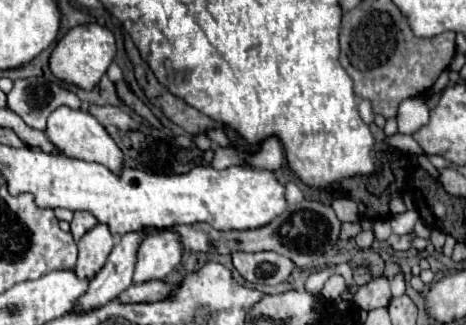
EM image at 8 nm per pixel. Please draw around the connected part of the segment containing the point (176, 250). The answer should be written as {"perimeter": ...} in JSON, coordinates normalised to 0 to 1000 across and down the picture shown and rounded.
{"perimeter":[[[337,708],[320,720],[294,775],[294,818],[285,868],[303,874],[315,862],[350,862],[393,800],[388,726],[371,708]]]}

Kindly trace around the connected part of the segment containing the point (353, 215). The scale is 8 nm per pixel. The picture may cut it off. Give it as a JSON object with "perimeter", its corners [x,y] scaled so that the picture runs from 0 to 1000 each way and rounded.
{"perimeter":[[[719,609],[715,628],[710,628],[719,646],[723,646],[723,665],[736,677],[736,683],[758,683],[766,677],[766,634],[753,609]]]}

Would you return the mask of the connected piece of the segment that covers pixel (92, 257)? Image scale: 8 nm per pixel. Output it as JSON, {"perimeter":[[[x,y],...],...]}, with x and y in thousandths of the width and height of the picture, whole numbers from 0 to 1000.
{"perimeter":[[[208,689],[170,738],[165,757],[170,800],[161,818],[161,843],[170,855],[200,855],[230,806],[230,788],[247,757],[247,732],[238,726],[230,689]]]}

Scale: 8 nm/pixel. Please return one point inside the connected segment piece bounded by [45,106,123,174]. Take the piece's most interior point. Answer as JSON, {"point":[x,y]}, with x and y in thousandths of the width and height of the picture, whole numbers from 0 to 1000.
{"point":[163,409]}

